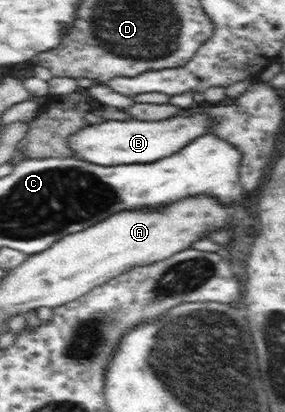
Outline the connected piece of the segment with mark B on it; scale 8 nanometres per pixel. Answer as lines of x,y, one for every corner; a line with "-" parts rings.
202,117
162,119
156,123
150,121
102,121
102,123
88,124
78,133
68,137
70,148
74,150
74,157
96,165
115,166
130,164
149,164
173,155
204,133

